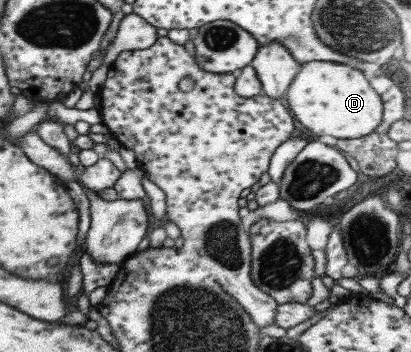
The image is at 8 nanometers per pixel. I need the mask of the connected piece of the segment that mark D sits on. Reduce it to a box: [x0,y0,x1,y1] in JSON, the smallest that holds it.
[285,61,382,139]

